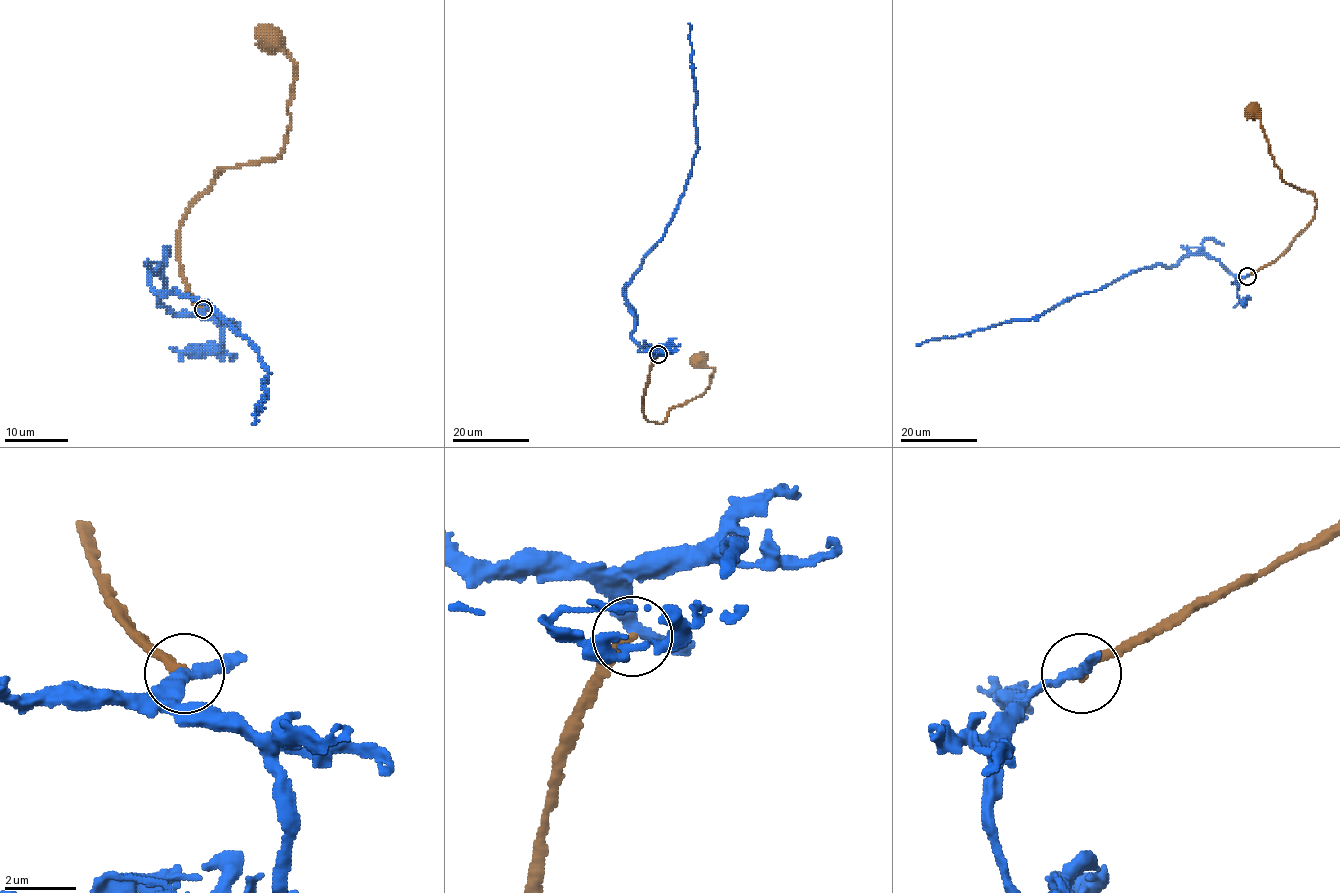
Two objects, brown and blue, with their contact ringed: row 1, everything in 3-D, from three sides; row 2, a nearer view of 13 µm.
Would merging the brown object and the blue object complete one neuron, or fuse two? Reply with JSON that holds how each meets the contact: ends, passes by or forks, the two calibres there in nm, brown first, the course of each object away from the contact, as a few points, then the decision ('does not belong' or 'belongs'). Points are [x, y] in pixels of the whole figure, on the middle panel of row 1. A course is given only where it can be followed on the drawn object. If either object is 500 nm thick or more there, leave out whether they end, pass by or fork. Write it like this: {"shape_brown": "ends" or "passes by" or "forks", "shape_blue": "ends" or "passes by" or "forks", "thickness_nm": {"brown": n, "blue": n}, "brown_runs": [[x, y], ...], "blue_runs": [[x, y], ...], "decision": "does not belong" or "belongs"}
{"shape_brown": "ends", "shape_blue": "passes by", "thickness_nm": {"brown": 280, "blue": 280}, "brown_runs": [[658, 354], [643, 399], [649, 421], [662, 423], [671, 409], [707, 389], [714, 370], [699, 360]], "blue_runs": [[658, 353], [631, 336], [634, 316], [625, 288], [662, 237], [697, 149], [688, 24]], "decision": "does not belong"}

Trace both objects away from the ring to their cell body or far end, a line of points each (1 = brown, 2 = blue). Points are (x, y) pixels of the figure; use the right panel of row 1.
1: (1247, 276), (1275, 260), (1305, 228), (1314, 214), (1316, 198), (1282, 179), (1269, 151), (1260, 110), (1253, 110)
2: (1246, 276), (1238, 279), (1206, 254), (1185, 255), (1176, 265), (1135, 270), (1029, 319), (1001, 322), (917, 345)

